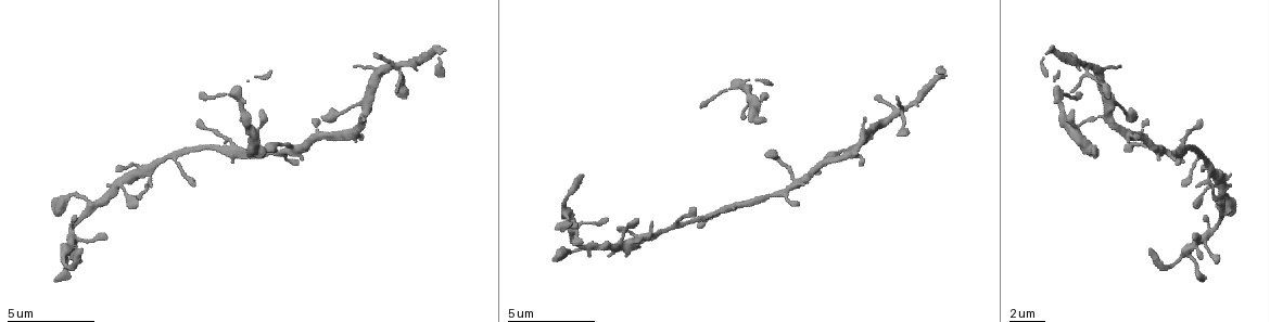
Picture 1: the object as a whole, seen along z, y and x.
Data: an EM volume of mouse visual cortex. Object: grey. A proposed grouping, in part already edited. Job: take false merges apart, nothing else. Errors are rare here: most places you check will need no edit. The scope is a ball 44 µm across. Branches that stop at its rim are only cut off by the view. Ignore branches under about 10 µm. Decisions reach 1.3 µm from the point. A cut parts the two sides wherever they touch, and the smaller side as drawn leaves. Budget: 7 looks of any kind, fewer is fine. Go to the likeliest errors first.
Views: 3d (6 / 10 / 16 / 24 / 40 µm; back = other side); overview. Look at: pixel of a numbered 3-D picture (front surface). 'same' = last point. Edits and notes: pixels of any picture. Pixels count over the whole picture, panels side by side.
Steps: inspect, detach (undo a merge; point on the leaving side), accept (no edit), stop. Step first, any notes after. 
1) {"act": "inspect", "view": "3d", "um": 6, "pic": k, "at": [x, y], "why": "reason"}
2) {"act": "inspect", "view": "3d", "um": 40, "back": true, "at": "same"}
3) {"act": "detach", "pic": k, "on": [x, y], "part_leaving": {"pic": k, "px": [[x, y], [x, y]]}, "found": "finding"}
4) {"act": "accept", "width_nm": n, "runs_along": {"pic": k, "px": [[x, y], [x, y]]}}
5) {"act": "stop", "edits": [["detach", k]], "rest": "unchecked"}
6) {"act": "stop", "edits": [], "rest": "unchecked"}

{"act": "inspect", "view": "3d", "um": 6, "pic": 1, "at": [295, 149], "why": "four or more arms meet"}

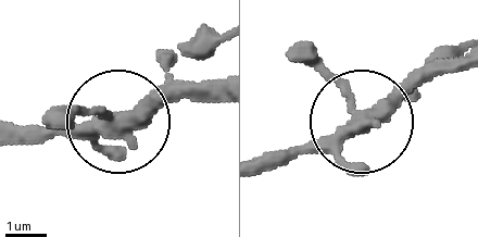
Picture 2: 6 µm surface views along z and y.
{"act": "accept", "arms": 4, "runs_along": {"pic": 2, "px": [[267, 167], [329, 147], [356, 119], [350, 98], [291, 49]]}, "found": "all the same cell"}

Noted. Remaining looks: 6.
{"act": "inspect", "view": "3d", "um": 10, "pic": 1, "at": [723, 209]}

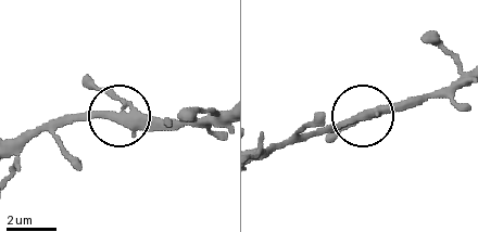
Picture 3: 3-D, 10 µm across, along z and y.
{"act": "inspect", "view": "3d", "um": 10, "back": true, "pic": 3, "at": [362, 114]}

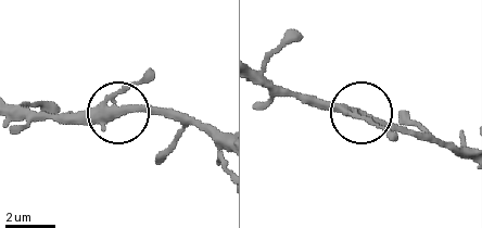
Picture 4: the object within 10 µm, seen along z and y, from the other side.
{"act": "accept", "runs_along": {"pic": 4, "px": [[85, 115], [174, 110]]}, "found": "all the same cell"}

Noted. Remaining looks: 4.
{"act": "inspect", "view": "3d", "um": 10, "pic": 1, "at": [373, 85], "why": "three arms meet"}

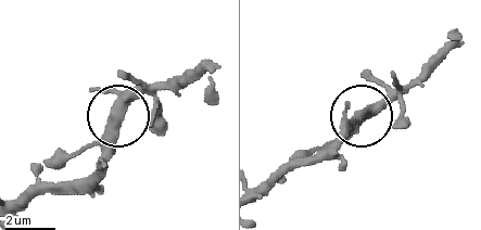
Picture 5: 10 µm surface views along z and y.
{"act": "accept", "arms": 3, "found": "all the same cell"}

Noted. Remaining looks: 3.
{"act": "inspect", "view": "3d", "um": 6, "pic": 1, "at": [152, 165], "why": "thick turns thin"}

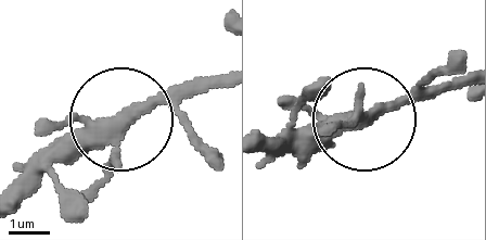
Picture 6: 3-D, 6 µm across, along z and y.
{"act": "inspect", "view": "3d", "um": 6, "back": true, "pic": 6, "at": [114, 124]}

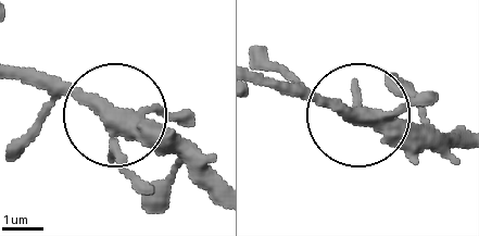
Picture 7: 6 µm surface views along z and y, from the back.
{"act": "accept", "width_nm": 330, "runs_along": {"pic": 7, "px": [[263, 74], [457, 133]]}, "found": "one cell here"}

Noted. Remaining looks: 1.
{"act": "stop", "edits": [], "rest": "unchecked"}

